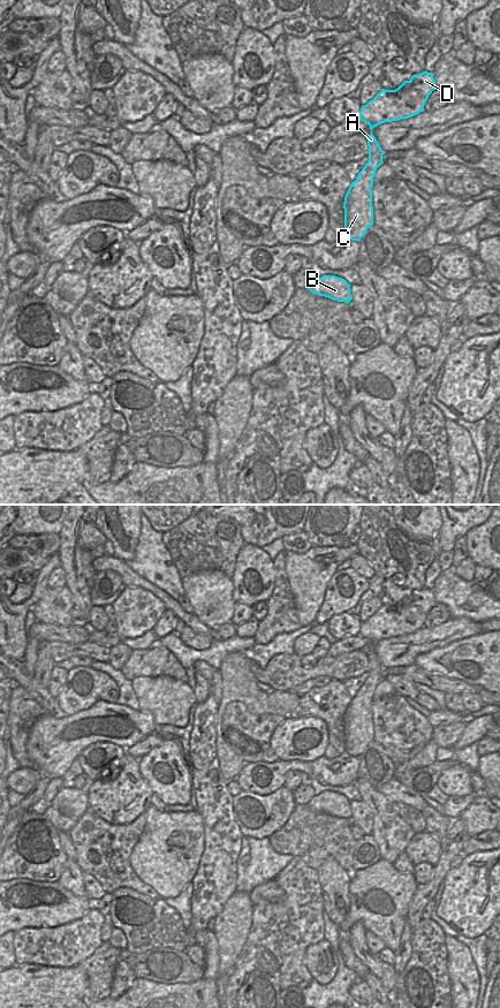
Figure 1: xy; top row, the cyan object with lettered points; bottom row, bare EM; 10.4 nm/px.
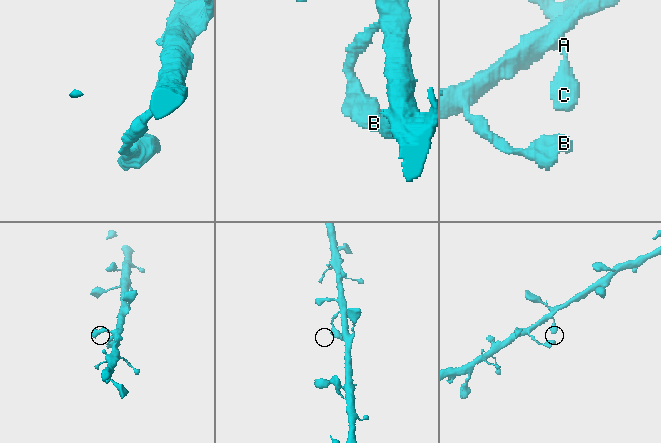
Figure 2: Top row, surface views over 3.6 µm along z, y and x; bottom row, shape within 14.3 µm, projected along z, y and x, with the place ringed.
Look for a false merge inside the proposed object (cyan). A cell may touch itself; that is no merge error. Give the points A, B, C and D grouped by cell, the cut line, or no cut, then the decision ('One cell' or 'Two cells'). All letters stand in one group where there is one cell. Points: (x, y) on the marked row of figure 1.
Groups: A B C D. No split. One cell

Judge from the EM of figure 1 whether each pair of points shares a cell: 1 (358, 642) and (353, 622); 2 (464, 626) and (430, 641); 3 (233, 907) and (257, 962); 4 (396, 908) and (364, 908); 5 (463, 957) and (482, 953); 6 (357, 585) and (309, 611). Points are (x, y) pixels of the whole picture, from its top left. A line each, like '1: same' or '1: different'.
1: different
2: same
3: different
4: same
5: different
6: different

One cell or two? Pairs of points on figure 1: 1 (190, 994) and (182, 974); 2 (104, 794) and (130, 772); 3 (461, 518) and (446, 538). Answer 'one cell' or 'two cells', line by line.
1: two cells
2: one cell
3: one cell

